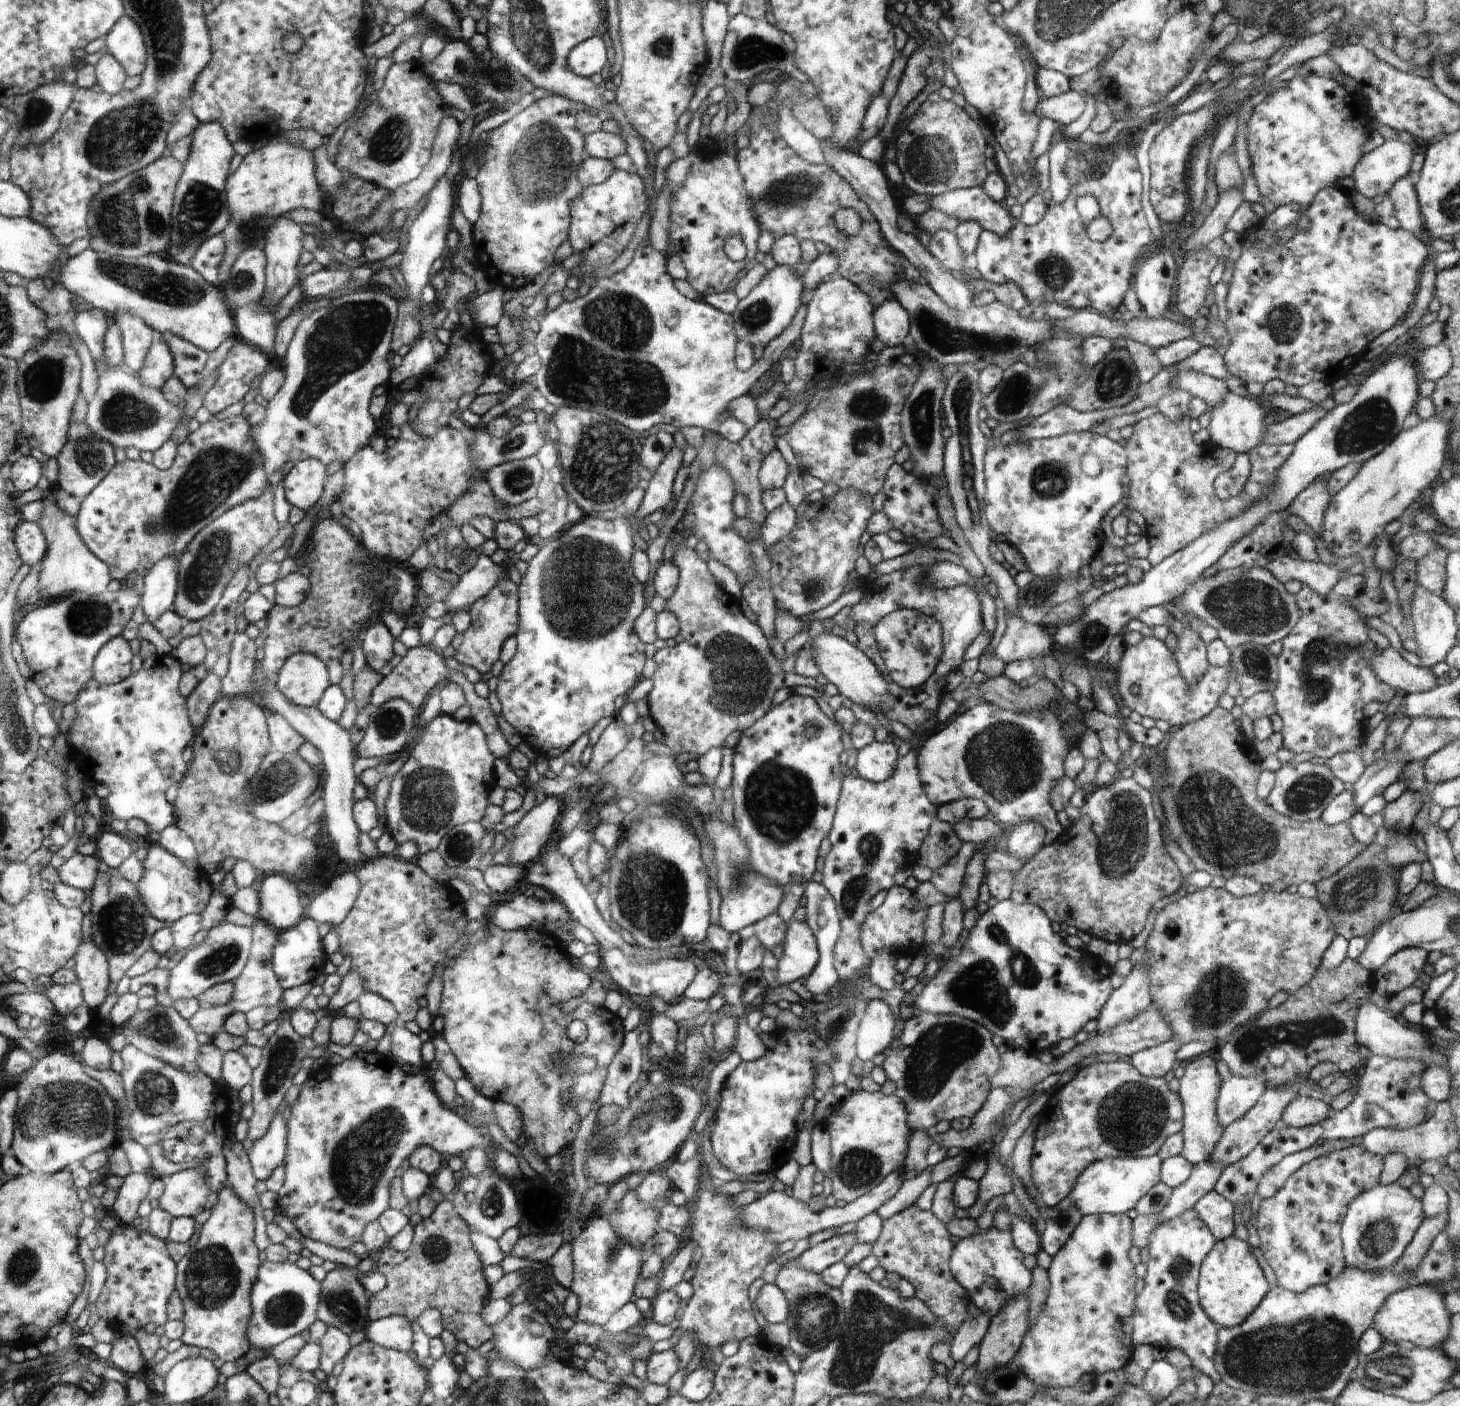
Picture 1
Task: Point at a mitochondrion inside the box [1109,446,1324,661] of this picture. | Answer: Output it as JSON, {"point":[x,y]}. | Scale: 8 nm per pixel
{"point":[1248,607]}

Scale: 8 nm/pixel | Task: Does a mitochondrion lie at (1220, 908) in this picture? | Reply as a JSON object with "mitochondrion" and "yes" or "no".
{"mitochondrion":"no"}

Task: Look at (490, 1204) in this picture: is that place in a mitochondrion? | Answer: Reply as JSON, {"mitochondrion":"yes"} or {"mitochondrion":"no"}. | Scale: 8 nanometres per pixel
{"mitochondrion":"yes"}

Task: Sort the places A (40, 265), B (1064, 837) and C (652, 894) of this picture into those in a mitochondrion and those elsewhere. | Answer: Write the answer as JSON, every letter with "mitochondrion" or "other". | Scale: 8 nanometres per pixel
{"A":"other","B":"other","C":"mitochondrion"}

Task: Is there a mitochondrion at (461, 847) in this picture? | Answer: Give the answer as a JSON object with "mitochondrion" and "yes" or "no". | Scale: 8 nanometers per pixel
{"mitochondrion":"yes"}

